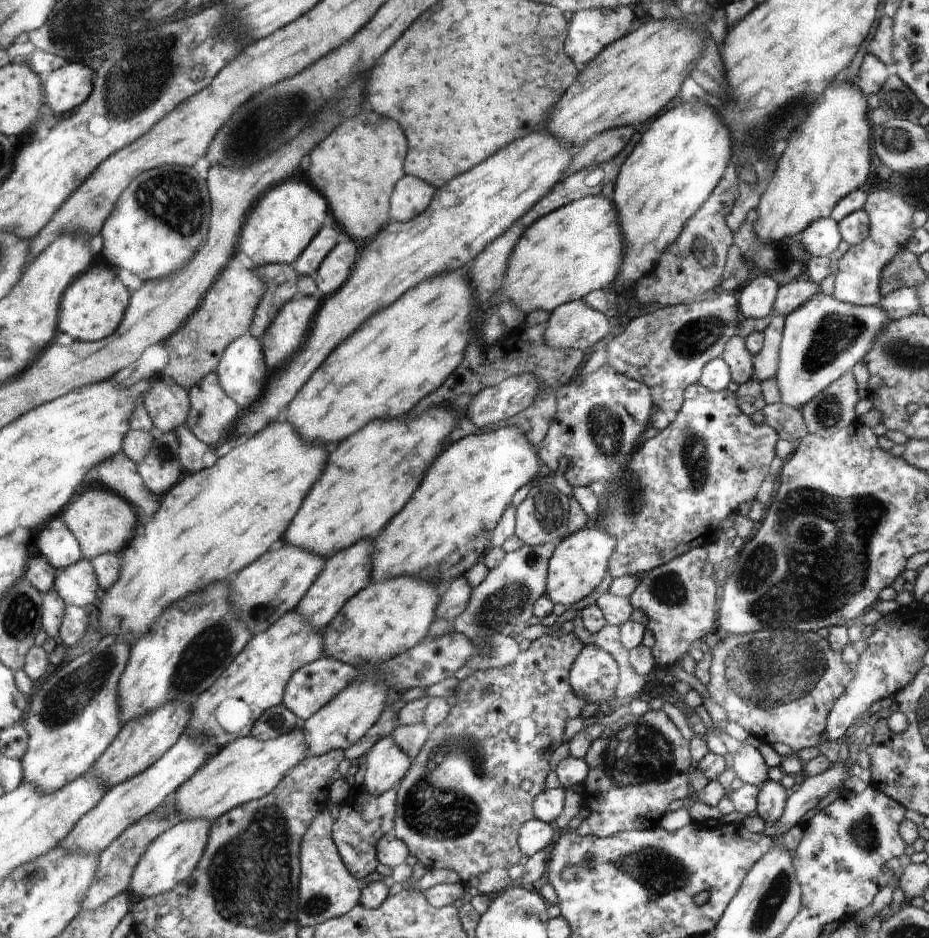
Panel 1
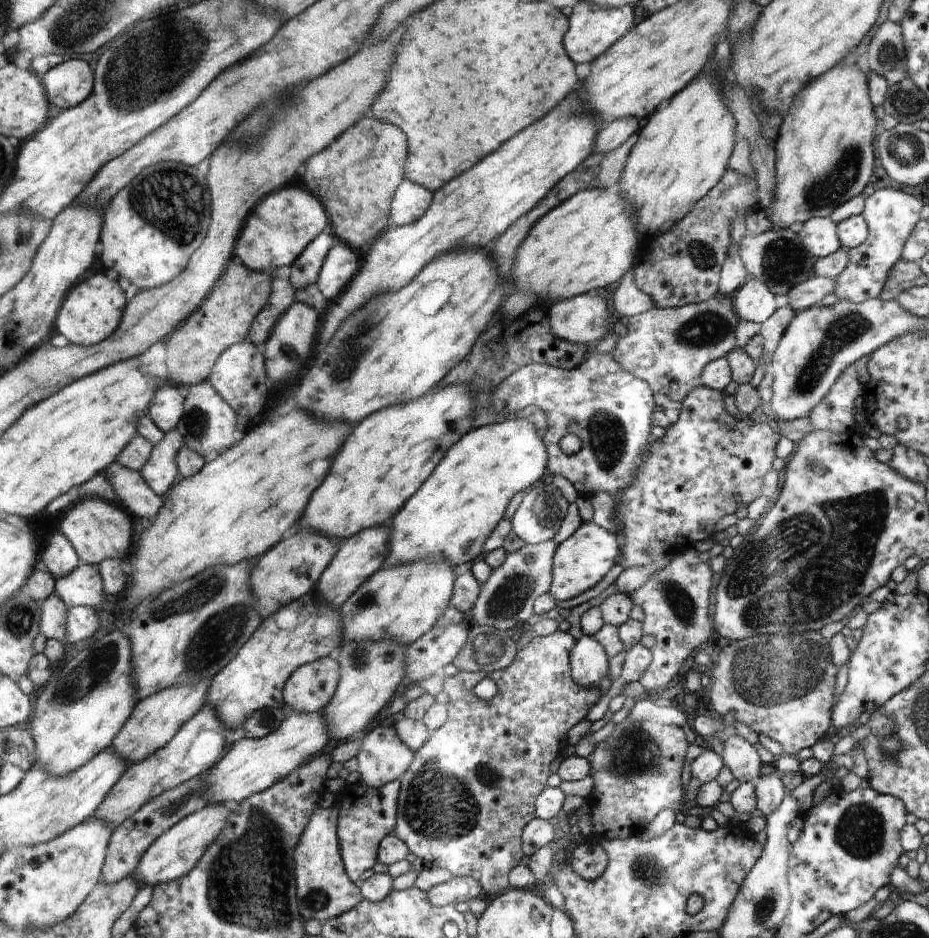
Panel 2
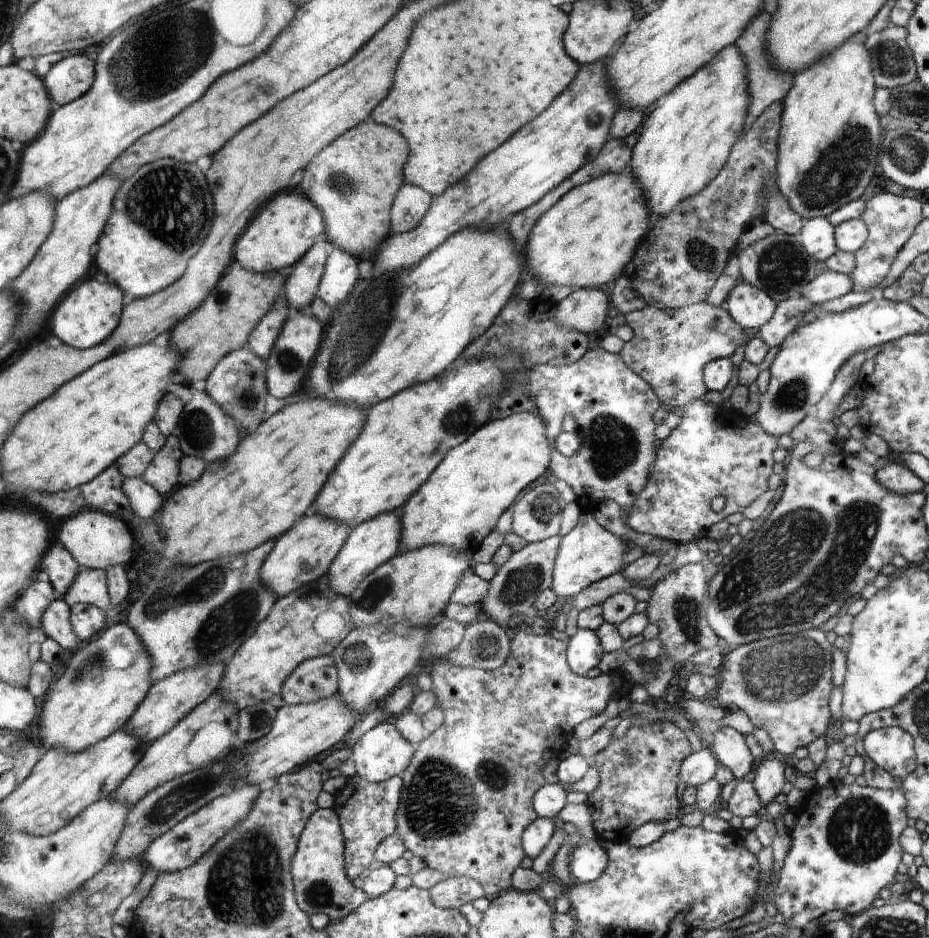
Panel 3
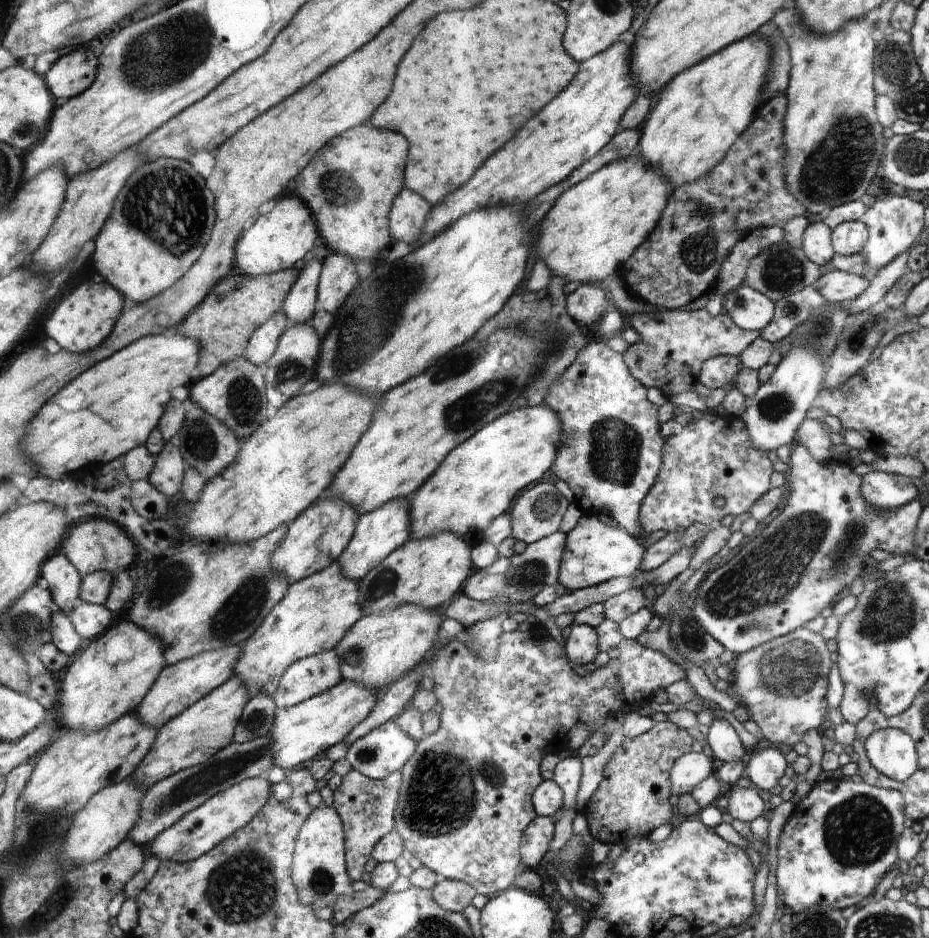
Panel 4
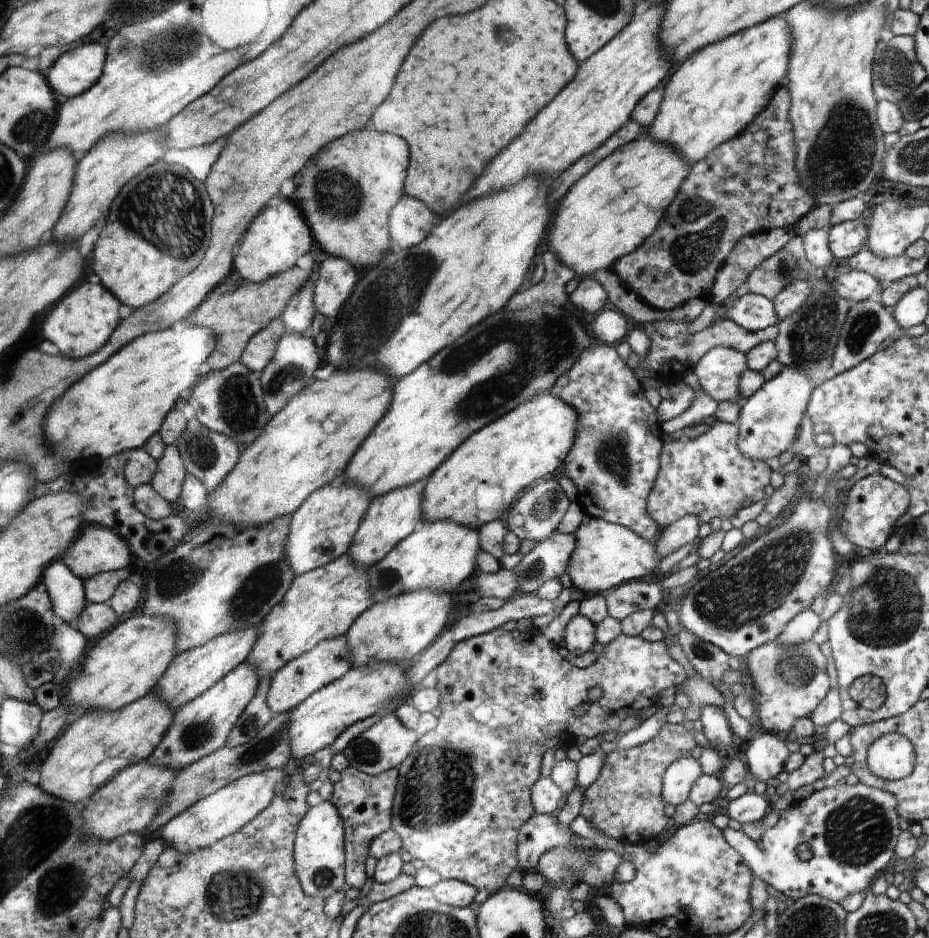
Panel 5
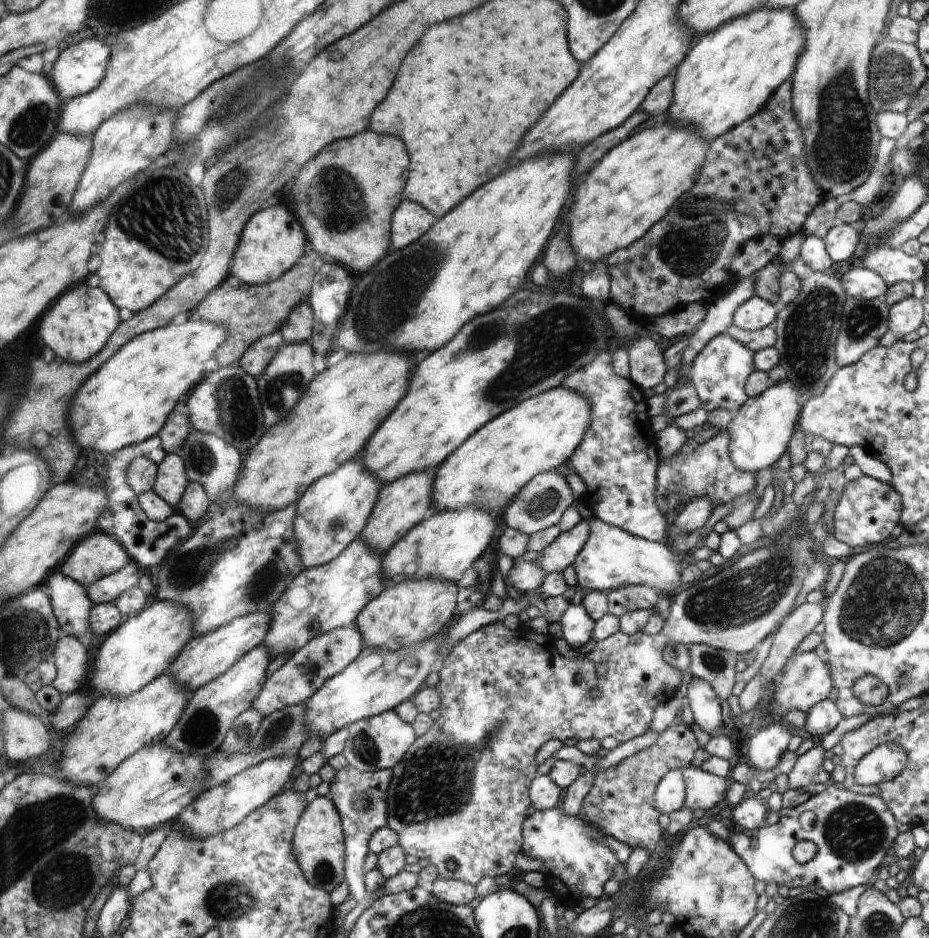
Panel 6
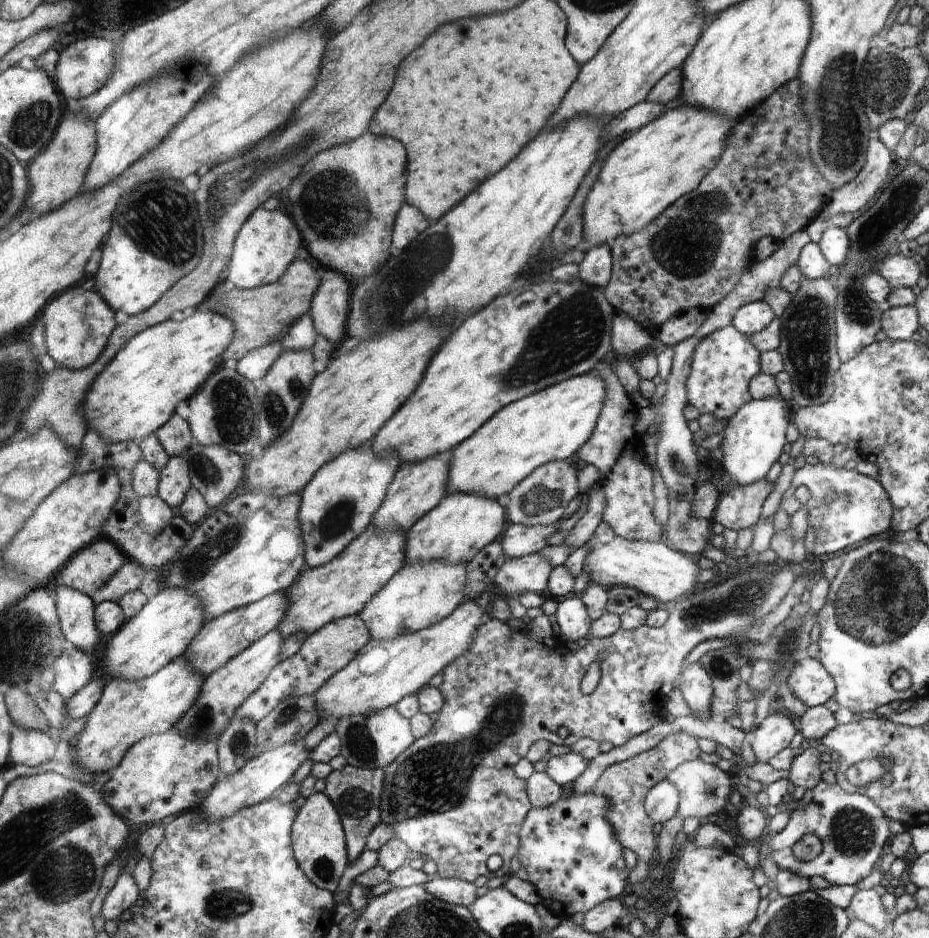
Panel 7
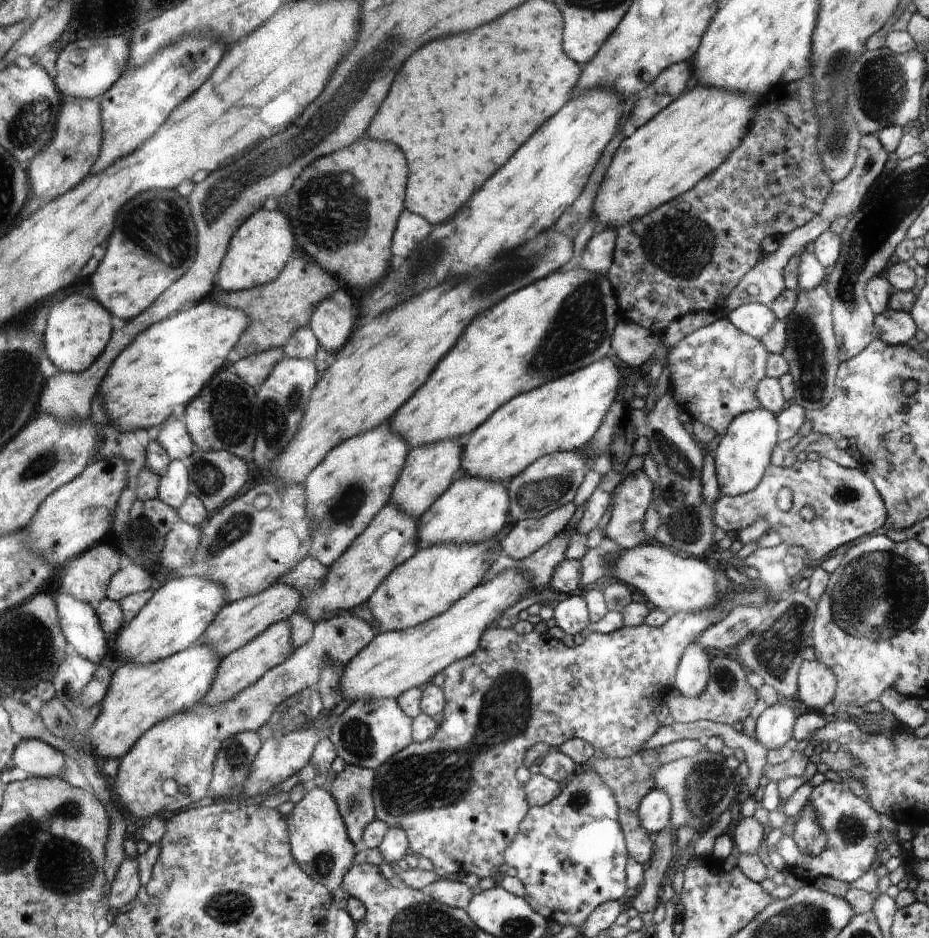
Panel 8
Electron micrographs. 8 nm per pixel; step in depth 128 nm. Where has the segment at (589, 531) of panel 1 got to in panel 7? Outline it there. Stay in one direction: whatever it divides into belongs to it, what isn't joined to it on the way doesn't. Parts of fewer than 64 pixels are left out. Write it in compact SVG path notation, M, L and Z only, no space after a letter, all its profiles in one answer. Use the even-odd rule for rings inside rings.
M602 521L599 524L596 532L587 544L588 556L586 556L584 566L586 566L586 574L590 576L590 581L594 582L594 584L600 584L599 586L606 590L608 586L628 586L634 588L640 595L654 598L661 606L668 604L670 600L680 598L680 596L682 598L687 597L688 592L694 586L694 578L697 578L699 572L698 564L694 564L694 561L688 560L684 554L668 548L666 544L662 544L662 541L644 542L618 538L608 522Z

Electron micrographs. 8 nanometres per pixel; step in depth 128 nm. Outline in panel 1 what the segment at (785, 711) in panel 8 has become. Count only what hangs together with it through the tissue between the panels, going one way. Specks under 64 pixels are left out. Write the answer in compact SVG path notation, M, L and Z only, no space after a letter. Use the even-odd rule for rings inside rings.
M768 780L759 788L756 815L775 824L784 812L786 801L786 789L780 781Z

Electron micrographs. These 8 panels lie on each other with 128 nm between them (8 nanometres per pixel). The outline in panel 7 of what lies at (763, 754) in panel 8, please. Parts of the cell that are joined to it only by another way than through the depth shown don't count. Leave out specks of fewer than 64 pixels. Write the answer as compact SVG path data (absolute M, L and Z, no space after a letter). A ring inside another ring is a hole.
M686 716L684 718L678 718L674 722L667 722L665 720L660 720L659 725L652 726L651 730L648 730L647 733L638 734L635 738L632 738L624 746L618 748L614 747L610 752L601 753L592 758L586 766L586 770L582 772L582 775L575 781L574 784L569 787L566 791L574 794L586 794L586 792L593 791L593 787L596 785L596 780L602 776L602 772L613 766L614 764L620 763L624 760L629 760L638 754L643 754L652 748L656 748L660 742L663 742L666 737L672 736L672 734L678 734L678 732L686 732L695 739L698 738L707 738L708 740L714 740L718 744L723 745L724 747L732 750L734 754L741 754L741 746L744 742L746 734L738 728L734 728L727 721L715 718L708 718L708 720L700 720L700 718L695 718L692 716Z

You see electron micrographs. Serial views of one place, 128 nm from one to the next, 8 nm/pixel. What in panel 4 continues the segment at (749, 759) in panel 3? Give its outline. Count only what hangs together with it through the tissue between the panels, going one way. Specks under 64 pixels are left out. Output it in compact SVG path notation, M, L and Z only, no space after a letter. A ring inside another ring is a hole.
M716 719L710 726L707 735L708 746L712 748L713 758L720 762L733 763L736 761L745 762L747 749L740 739L734 727L724 719Z

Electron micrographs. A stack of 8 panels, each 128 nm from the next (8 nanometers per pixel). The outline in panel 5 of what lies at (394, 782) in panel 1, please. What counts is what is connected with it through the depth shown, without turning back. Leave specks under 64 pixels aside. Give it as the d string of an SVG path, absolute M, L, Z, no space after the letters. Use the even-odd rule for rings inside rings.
M390 713L352 740L343 753L350 767L356 767L356 770L369 775L379 775L402 765L419 737L415 729L405 727L394 713Z

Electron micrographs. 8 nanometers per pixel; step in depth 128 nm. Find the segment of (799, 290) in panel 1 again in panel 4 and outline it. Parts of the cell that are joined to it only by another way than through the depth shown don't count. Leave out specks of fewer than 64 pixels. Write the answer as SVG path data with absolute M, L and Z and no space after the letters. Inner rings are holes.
M832 270L832 272L820 275L814 287L828 303L841 303L858 297L869 284L868 276L856 276L852 273Z

